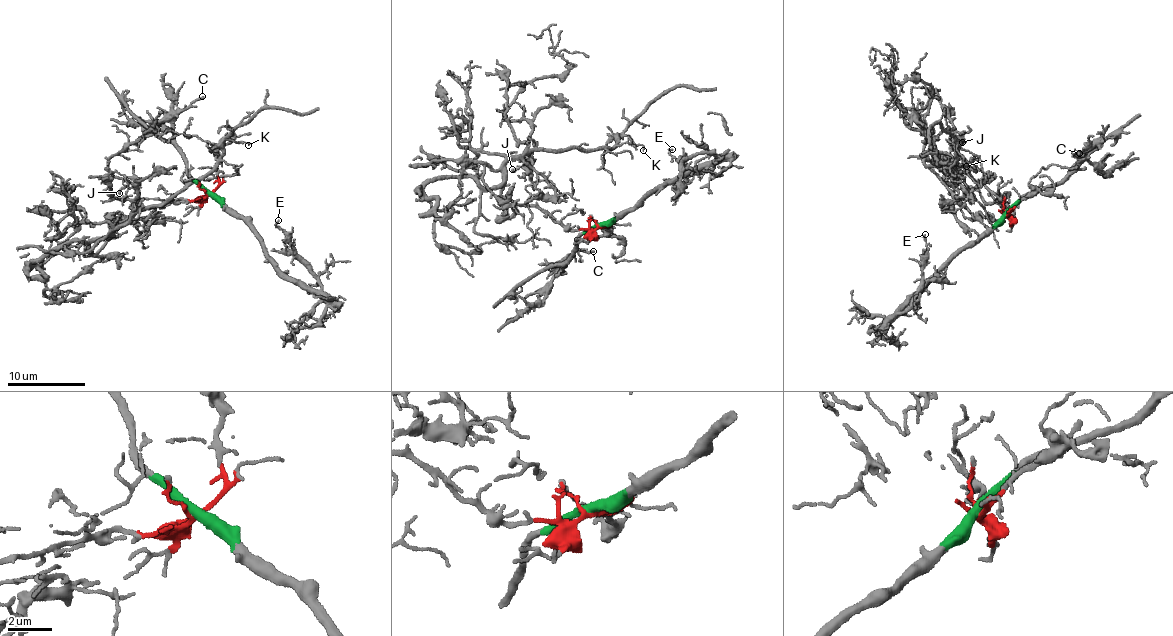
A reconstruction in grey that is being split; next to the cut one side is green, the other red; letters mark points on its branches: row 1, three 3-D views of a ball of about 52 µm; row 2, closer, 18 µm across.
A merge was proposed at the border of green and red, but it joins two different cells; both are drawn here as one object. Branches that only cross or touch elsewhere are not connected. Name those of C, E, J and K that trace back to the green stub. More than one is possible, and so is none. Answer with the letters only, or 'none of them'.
C, E

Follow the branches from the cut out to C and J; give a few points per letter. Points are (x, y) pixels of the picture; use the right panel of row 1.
C: (1007, 213), (1025, 195), (1057, 186), (1074, 168), (1078, 158), (1074, 153), (1079, 153)
J: (1007, 215), (1004, 203), (982, 180), (950, 173), (936, 163), (941, 153), (963, 162), (955, 145), (961, 143)

